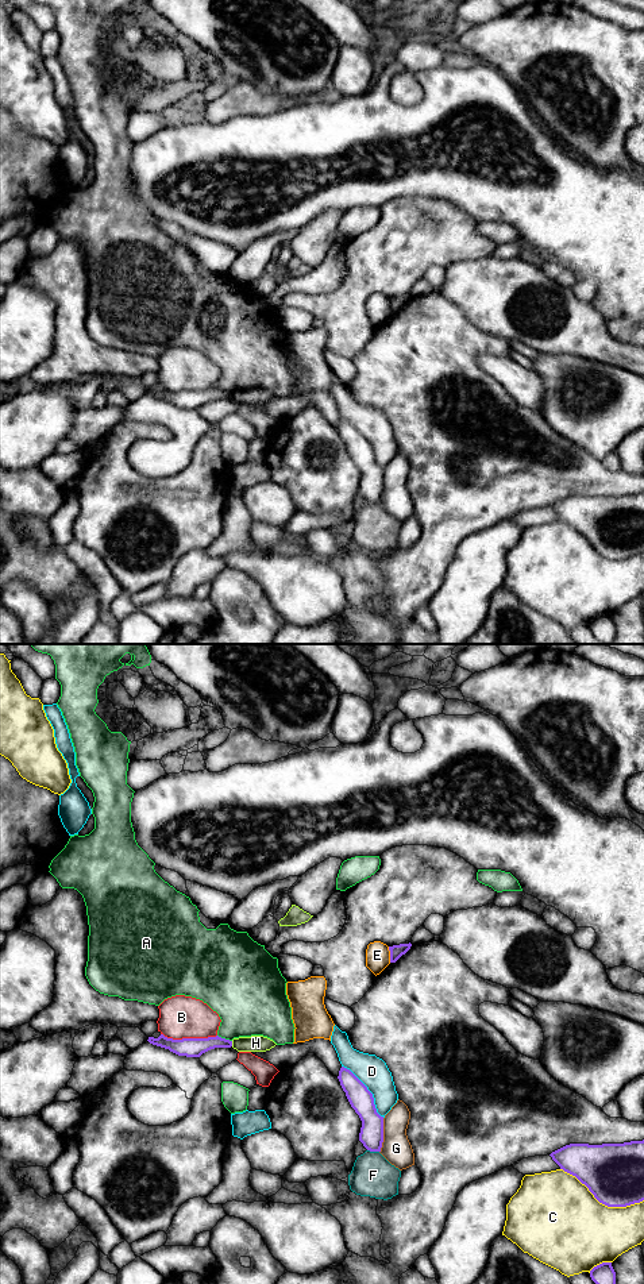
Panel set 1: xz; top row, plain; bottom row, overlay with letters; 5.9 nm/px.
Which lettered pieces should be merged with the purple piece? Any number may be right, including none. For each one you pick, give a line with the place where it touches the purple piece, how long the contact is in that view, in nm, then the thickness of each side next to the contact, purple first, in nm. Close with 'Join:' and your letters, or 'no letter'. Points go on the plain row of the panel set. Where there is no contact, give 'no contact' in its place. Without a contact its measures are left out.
Join: no letter

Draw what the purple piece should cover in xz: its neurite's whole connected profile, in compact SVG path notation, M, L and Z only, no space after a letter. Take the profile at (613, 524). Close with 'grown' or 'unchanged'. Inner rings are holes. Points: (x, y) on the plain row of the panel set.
M644 491L570 496L549 508L608 559L626 559L644 552Z; unchanged

